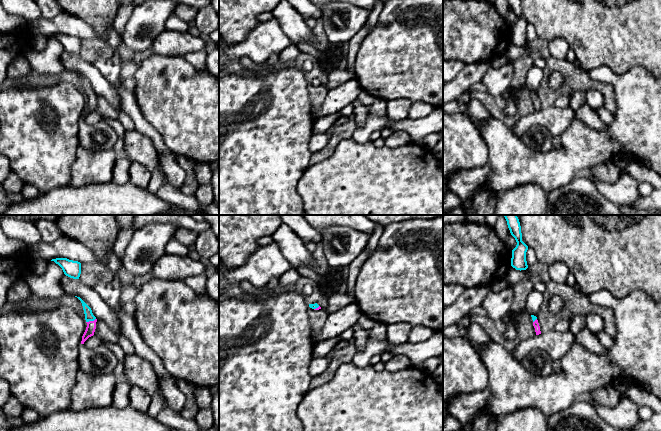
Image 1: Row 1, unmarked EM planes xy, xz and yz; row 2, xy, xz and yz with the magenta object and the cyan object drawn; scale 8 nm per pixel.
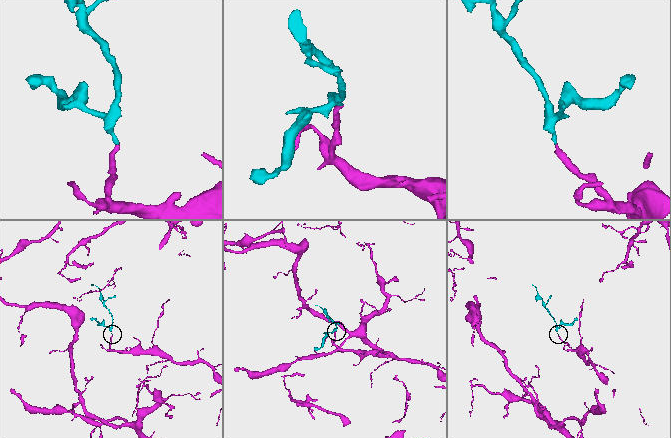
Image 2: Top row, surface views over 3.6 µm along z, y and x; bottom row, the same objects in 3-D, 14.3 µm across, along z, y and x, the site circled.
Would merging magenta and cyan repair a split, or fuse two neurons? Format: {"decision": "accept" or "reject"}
{"decision": "accept"}

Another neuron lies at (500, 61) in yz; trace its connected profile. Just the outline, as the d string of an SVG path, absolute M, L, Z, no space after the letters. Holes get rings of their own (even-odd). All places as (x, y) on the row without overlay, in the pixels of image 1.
M505 55L495 58L492 62L490 62L491 67L502 67L507 64L512 63Z

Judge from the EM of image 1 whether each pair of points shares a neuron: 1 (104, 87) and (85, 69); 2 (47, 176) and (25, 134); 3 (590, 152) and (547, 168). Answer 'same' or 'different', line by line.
1: same
2: same
3: same

